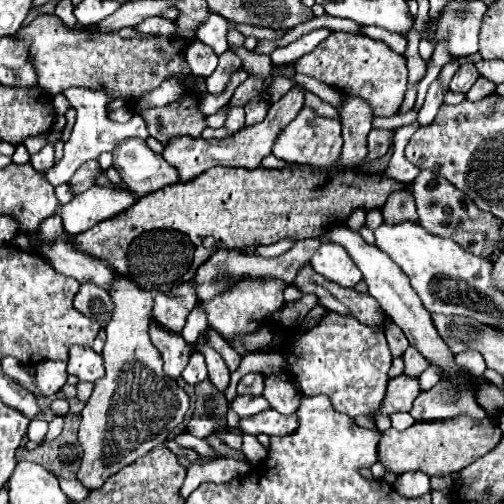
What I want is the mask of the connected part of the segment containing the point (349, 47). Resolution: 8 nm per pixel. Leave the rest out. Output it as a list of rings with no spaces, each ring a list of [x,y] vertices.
[[[331,32],[315,50],[299,58],[297,72],[317,78],[347,94],[365,98],[375,110],[375,116],[381,118],[389,118],[399,110],[407,90],[405,58],[393,52],[385,42],[349,32]]]

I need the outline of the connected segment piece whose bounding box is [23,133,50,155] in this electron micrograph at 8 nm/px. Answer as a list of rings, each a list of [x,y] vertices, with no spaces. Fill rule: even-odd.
[[[49,134],[29,137],[23,142],[30,155],[39,152],[47,144]]]

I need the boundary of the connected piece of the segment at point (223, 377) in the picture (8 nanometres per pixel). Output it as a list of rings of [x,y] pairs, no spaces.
[[[201,332],[201,334],[199,334],[197,350],[205,356],[207,370],[209,370],[209,380],[215,384],[215,388],[217,388],[219,392],[225,392],[225,388],[229,386],[229,376],[231,376],[231,372],[227,370],[227,366],[225,366],[223,358],[219,356],[219,352],[215,352],[215,350],[207,344],[205,332]]]

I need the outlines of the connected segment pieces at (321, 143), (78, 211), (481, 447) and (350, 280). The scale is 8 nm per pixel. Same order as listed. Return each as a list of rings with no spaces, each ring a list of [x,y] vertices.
[[[303,106],[297,118],[283,128],[283,162],[295,162],[295,164],[307,164],[317,168],[329,168],[339,160],[343,138],[339,130],[341,122],[337,118],[323,118],[317,116],[313,108]]]
[[[93,186],[61,206],[59,214],[63,218],[63,230],[69,236],[77,236],[89,230],[91,226],[127,210],[133,202],[135,196],[129,190],[121,188],[107,190],[101,186]]]
[[[459,416],[451,420],[439,420],[439,422],[415,422],[411,428],[403,432],[389,428],[387,432],[381,434],[379,462],[387,470],[393,470],[397,474],[409,470],[421,470],[427,476],[445,476],[463,470],[483,454],[491,452],[501,438],[503,432],[499,424],[491,418],[485,418],[483,422],[475,422],[473,418]]]
[[[323,238],[309,264],[317,274],[341,286],[355,286],[361,280],[359,268],[355,266],[355,262],[351,262],[347,250],[343,250],[343,246],[339,244],[333,244],[329,238]]]

